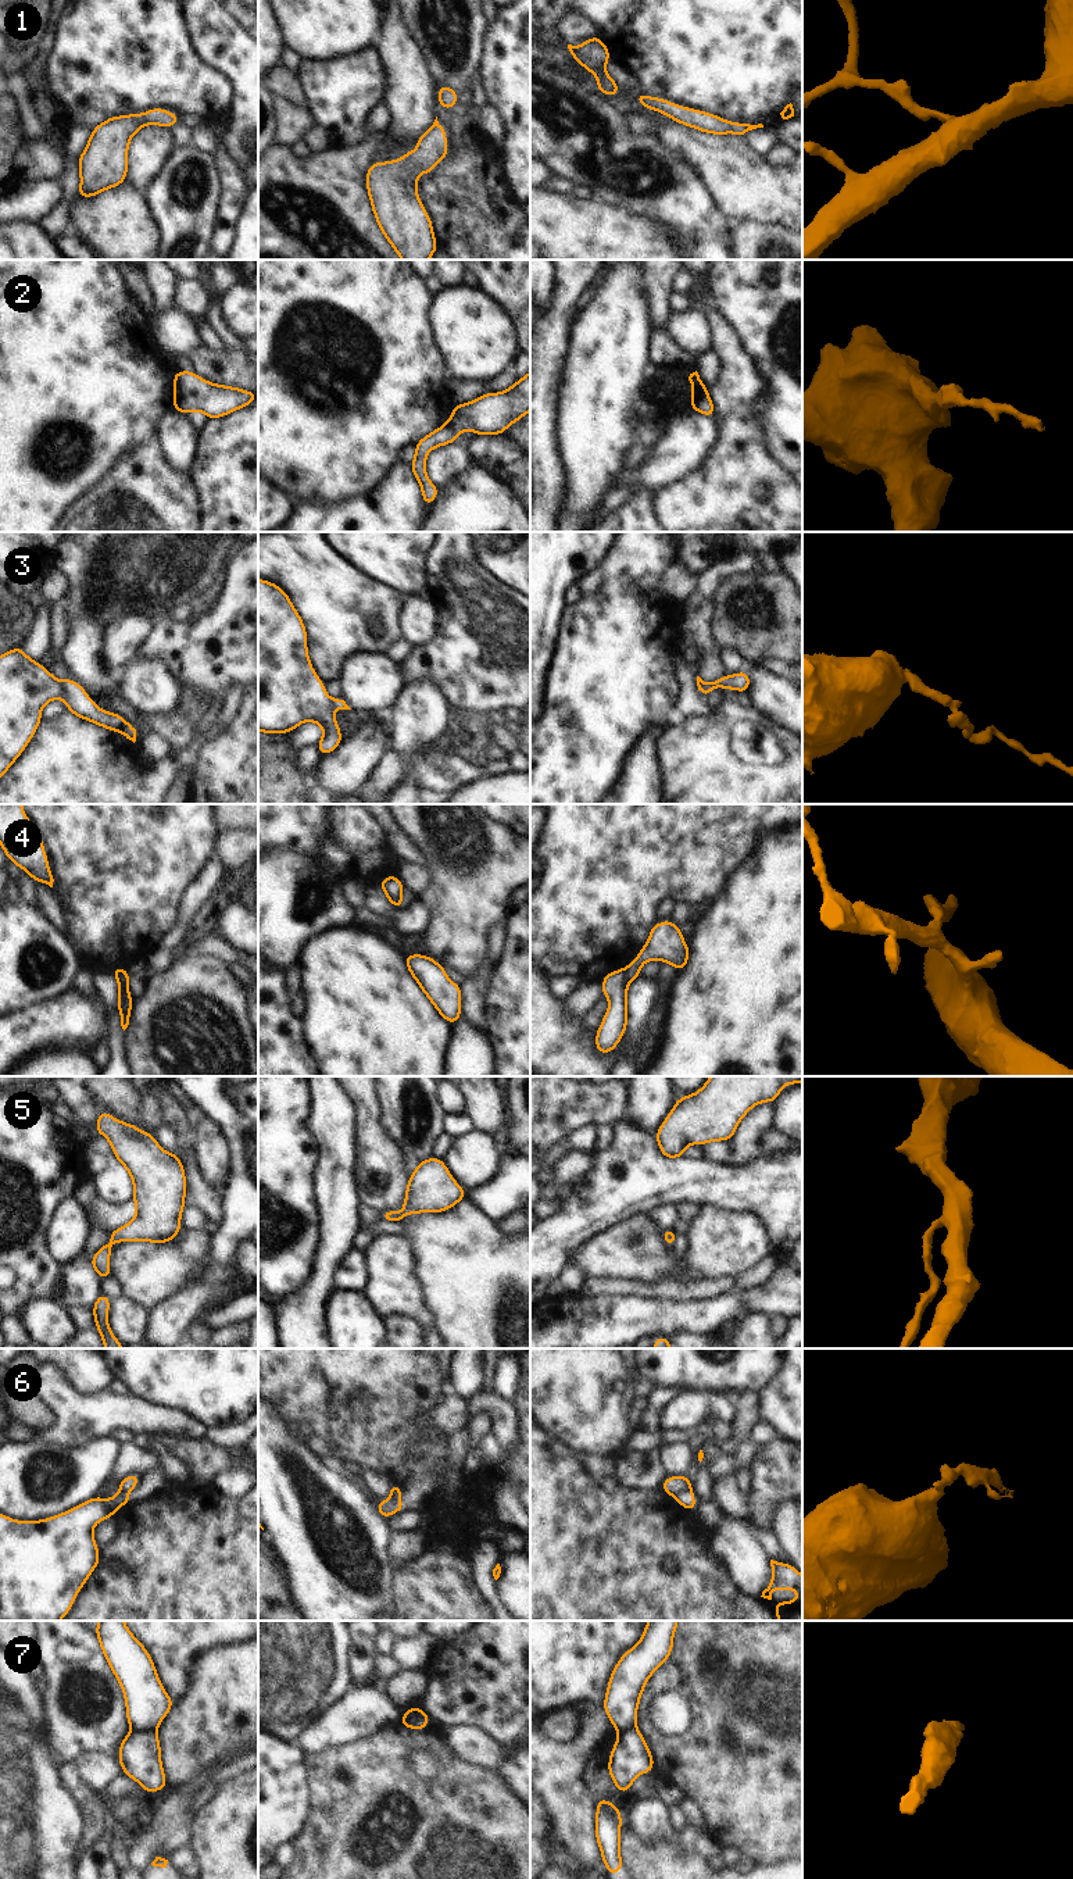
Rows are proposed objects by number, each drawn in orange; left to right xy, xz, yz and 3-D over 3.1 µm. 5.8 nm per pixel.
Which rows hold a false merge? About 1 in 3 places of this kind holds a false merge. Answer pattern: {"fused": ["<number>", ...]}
{"fused": ["2", "3", "4", "6", "7"]}

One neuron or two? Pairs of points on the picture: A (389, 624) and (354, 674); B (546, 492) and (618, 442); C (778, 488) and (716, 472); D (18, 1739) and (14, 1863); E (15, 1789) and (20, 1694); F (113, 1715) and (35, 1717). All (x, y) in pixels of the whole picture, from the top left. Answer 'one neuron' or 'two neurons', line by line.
A: two neurons
B: two neurons
C: one neuron
D: one neuron
E: one neuron
F: two neurons

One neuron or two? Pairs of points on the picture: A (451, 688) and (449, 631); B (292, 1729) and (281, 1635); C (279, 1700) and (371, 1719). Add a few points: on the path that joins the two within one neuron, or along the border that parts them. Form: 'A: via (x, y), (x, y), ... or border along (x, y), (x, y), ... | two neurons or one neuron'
A: via (454, 674), (454, 645) | one neuron
B: via (289, 1706), (289, 1658) | one neuron
C: border along (350, 1689), (317, 1713), (300, 1731) | two neurons

